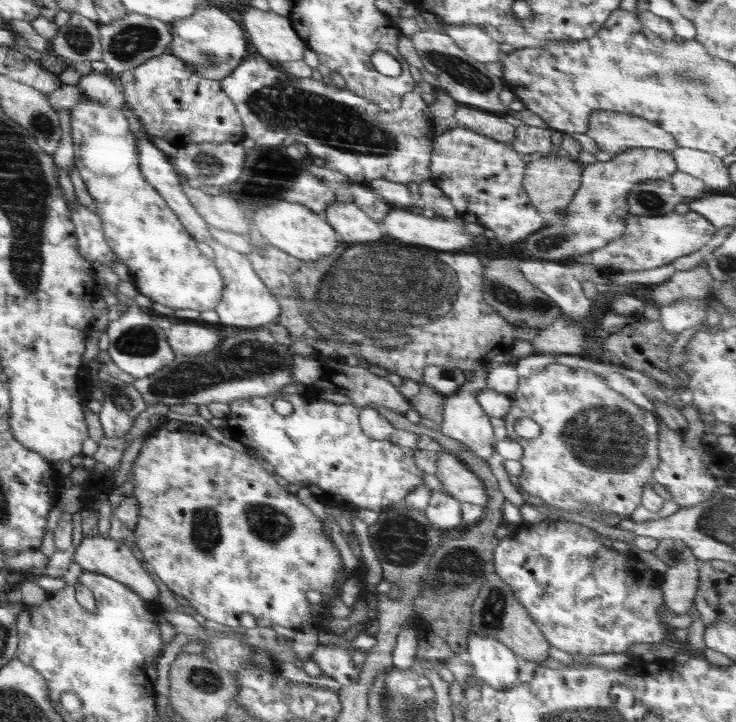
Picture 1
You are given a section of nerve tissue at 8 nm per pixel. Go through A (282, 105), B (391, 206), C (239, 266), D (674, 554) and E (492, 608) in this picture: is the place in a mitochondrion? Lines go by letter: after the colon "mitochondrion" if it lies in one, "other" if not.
A: mitochondrion
B: other
C: other
D: mitochondrion
E: mitochondrion

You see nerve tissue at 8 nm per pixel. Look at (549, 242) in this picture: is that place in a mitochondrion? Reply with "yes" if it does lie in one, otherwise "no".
yes

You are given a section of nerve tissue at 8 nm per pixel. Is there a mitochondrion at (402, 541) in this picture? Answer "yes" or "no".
yes

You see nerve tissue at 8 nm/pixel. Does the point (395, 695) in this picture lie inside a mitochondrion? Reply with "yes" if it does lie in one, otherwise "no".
yes

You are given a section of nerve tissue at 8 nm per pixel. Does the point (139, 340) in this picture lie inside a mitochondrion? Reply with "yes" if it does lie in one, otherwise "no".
yes

